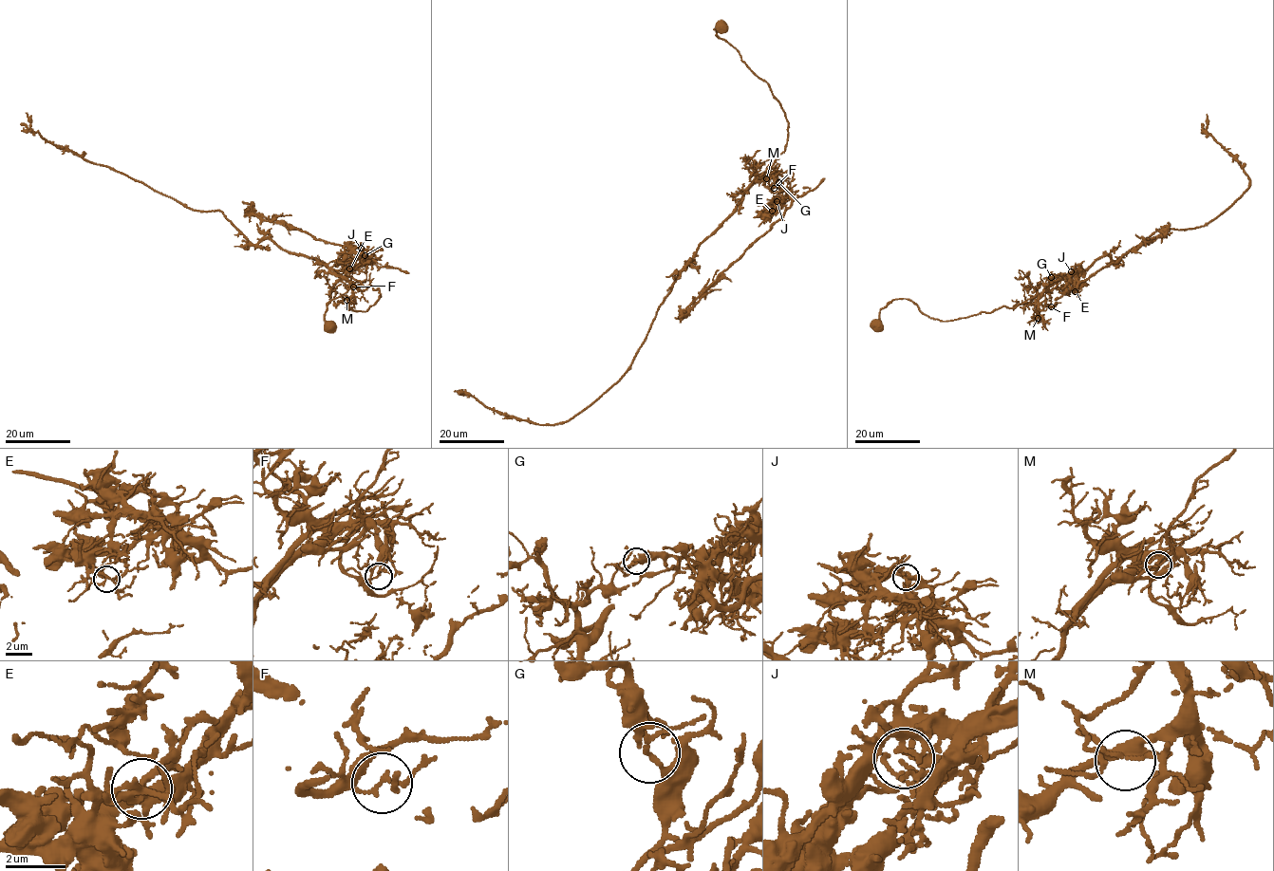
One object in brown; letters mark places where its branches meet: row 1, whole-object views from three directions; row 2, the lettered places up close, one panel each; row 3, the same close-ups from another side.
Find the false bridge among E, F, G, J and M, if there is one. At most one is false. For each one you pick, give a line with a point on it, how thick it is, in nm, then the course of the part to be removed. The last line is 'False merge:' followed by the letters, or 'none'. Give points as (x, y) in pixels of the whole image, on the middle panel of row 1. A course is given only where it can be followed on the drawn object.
G: (778, 182) | 130 nm | (777, 183), (777, 199), (778, 205), (785, 207), (784, 214), (723, 271), (683, 317), (675, 317)
False merge: G

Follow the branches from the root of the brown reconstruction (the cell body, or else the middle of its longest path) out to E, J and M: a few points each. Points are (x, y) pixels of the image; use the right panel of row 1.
E: (876, 324), (880, 310), (897, 299), (947, 322), (1016, 307), (1054, 277), (1070, 277), (1075, 291)
J: (876, 324), (880, 310), (897, 299), (943, 321), (1016, 307), (1038, 296), (1047, 280), (1071, 271)
M: (876, 324), (880, 310), (902, 298), (929, 318), (947, 322), (1004, 305), (1016, 307), (1038, 295), (1038, 318)

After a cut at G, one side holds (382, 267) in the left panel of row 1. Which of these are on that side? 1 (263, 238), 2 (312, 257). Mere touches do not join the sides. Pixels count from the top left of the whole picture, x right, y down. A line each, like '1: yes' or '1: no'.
1: no
2: no

